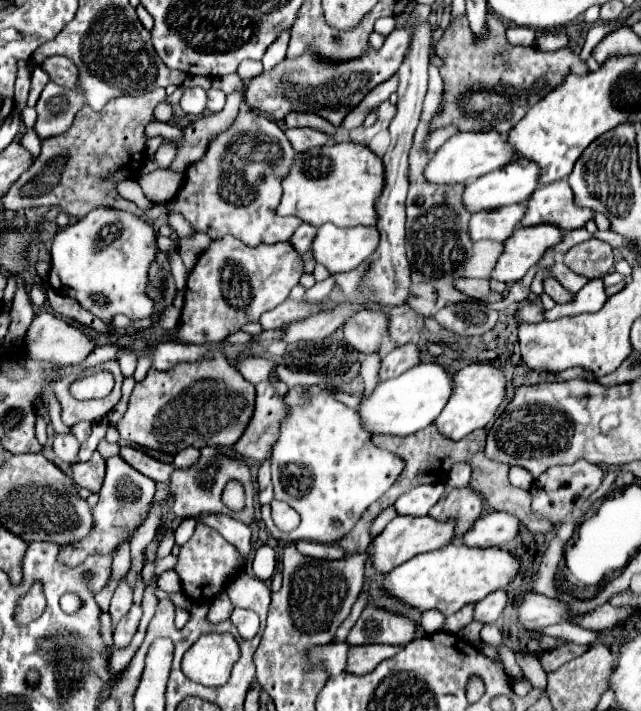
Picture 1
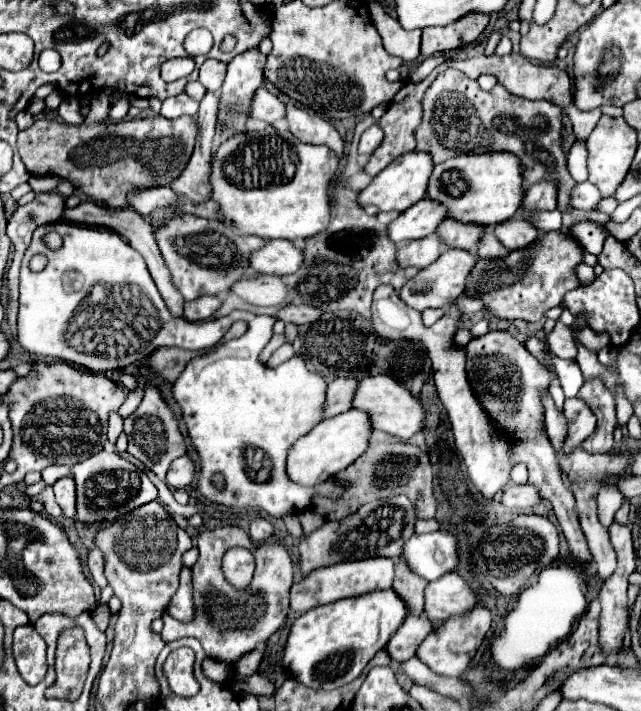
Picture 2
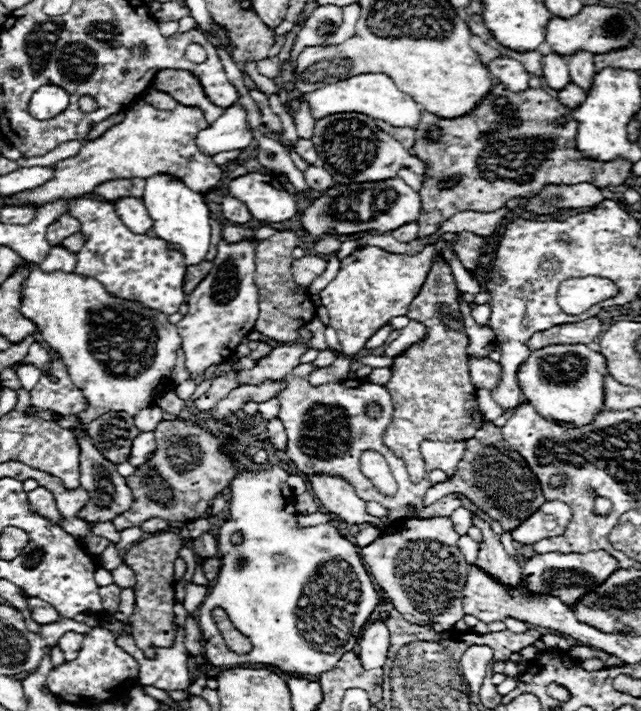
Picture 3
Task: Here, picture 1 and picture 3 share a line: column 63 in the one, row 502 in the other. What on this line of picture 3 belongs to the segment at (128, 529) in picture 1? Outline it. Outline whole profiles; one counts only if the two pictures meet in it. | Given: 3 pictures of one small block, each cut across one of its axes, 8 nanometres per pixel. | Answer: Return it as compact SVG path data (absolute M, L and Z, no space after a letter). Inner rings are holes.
M546 502L524 524L520 524L516 532L512 532L512 538L520 544L534 544L542 538L560 536L568 524L568 518L570 508L564 502Z

